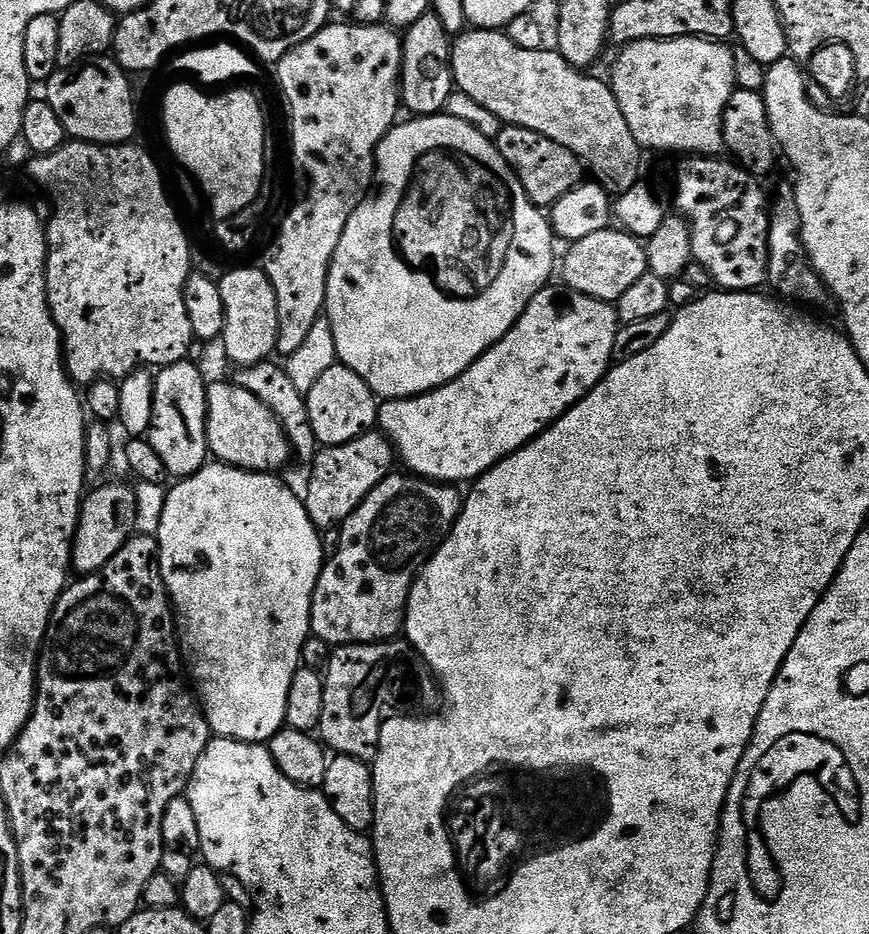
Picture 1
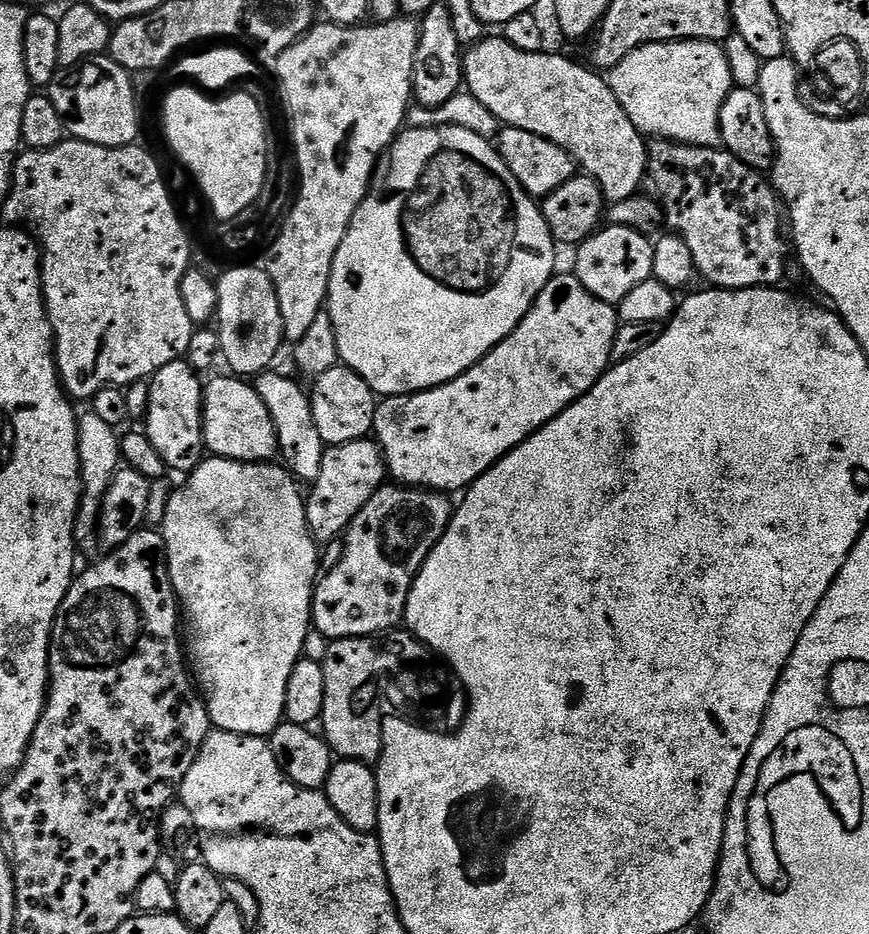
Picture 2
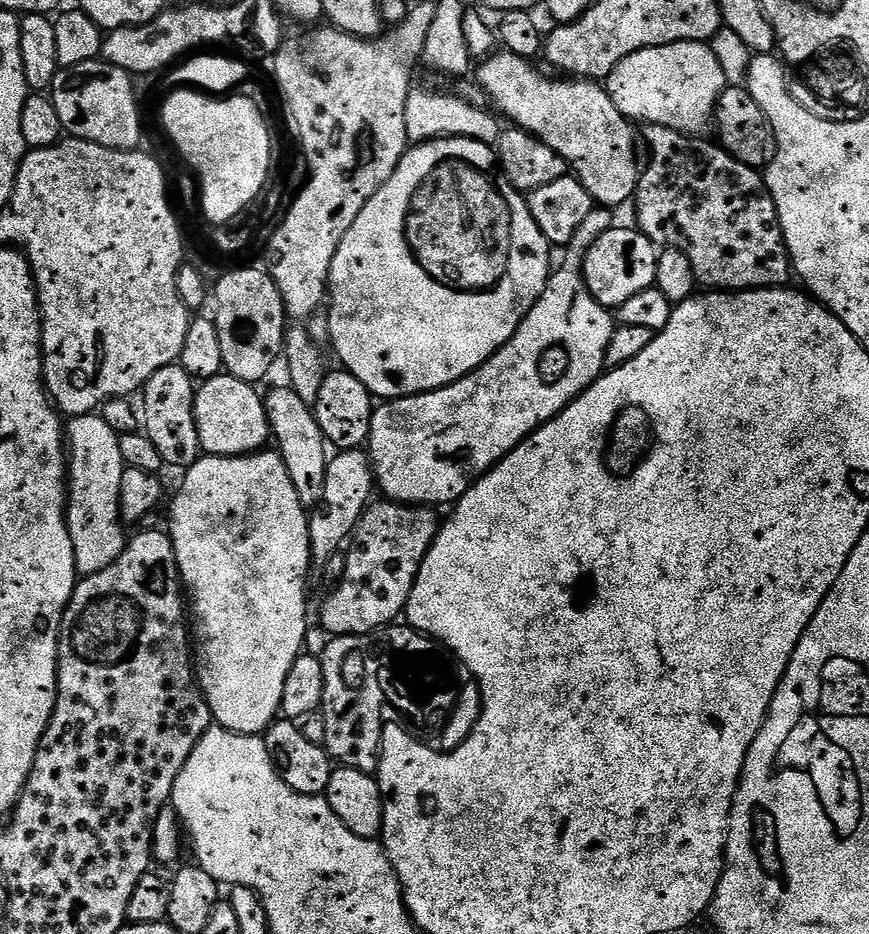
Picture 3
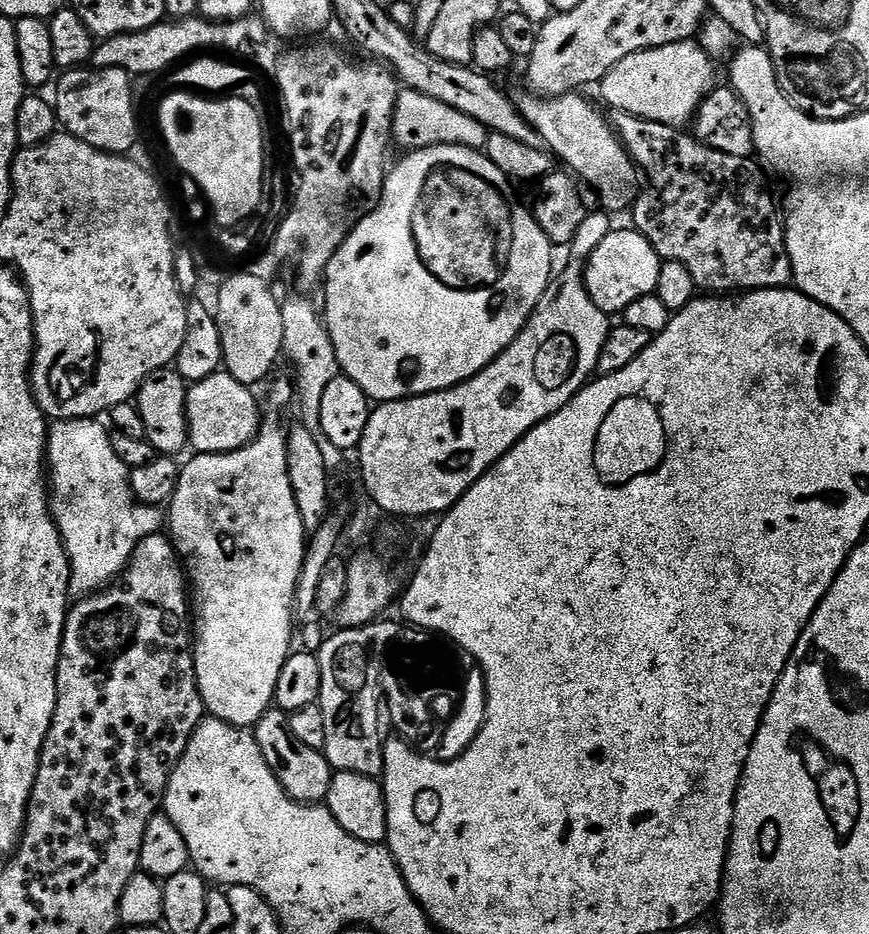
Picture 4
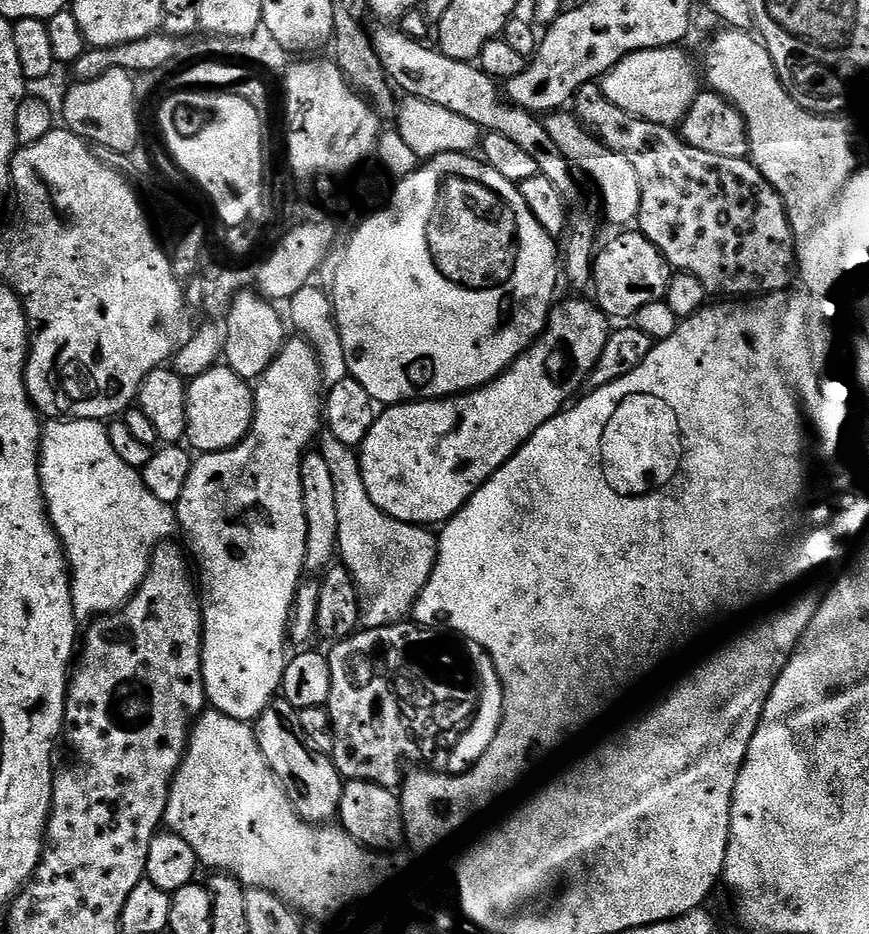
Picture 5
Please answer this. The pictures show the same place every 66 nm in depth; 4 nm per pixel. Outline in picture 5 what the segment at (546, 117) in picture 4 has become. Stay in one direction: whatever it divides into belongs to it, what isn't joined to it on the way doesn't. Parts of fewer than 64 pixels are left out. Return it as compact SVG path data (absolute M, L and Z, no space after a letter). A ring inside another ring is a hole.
M557 110L551 113L543 124L571 167L596 187L605 218L612 224L620 224L616 226L631 225L636 218L636 209L640 206L640 187L631 166L597 140L571 111Z

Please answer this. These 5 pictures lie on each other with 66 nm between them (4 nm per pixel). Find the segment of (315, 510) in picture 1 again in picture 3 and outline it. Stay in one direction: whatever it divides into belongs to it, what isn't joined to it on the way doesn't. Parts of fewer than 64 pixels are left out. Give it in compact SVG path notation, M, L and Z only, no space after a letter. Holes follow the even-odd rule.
M346 448L337 451L329 459L322 507L313 511L308 517L313 569L323 570L330 557L349 543L352 533L356 530L356 524L373 499L372 488L374 492L372 461L368 459L367 451L360 448Z

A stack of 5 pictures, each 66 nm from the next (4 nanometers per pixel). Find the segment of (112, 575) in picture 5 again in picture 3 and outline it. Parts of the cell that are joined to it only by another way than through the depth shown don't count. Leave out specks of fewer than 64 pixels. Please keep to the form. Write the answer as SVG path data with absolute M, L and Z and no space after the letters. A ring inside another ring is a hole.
M89 414L86 416L74 416L66 424L66 467L68 469L68 529L70 530L70 542L74 542L74 558L76 559L76 570L81 577L98 574L98 570L106 570L122 554L126 543L125 525L120 519L120 491L122 490L122 474L124 473L124 459L120 453L120 436L106 426L106 422L99 415Z

